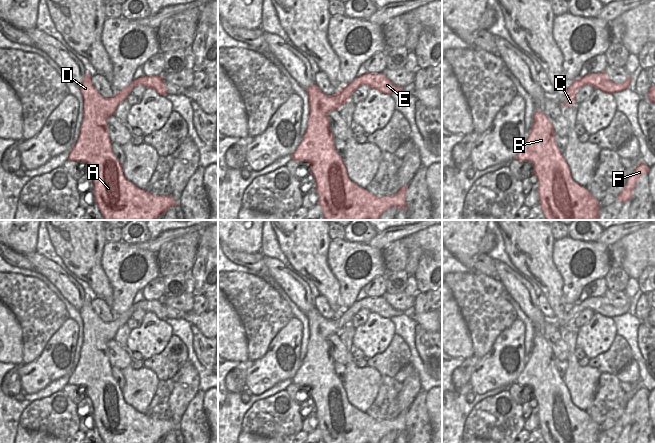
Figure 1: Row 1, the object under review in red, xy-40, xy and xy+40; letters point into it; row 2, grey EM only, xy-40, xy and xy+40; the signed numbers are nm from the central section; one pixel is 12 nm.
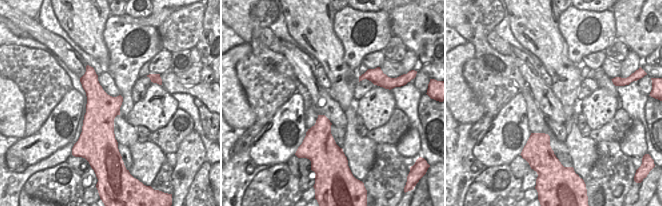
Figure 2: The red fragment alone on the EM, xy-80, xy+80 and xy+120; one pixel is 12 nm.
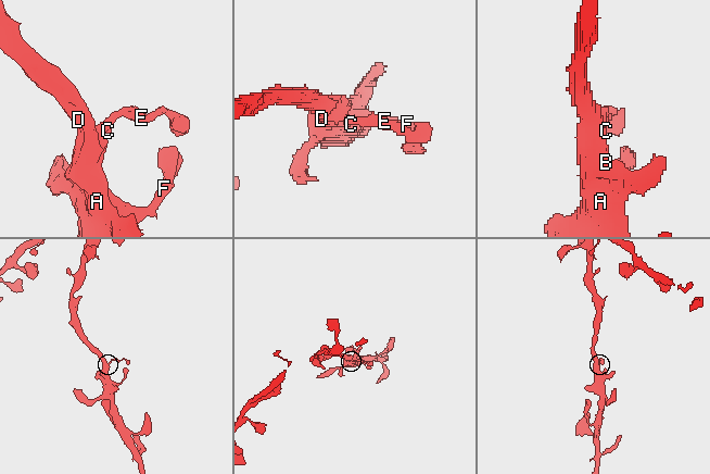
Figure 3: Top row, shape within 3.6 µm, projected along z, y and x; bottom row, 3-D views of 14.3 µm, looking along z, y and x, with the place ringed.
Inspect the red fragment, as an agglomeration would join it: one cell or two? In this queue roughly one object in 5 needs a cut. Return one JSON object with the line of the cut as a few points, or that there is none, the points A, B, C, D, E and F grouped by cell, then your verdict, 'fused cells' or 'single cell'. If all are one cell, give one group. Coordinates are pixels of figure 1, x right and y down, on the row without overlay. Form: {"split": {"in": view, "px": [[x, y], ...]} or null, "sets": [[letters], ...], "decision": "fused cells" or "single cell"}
{"split": null, "sets": [["A", "B", "C", "D", "E", "F"]], "decision": "single cell"}

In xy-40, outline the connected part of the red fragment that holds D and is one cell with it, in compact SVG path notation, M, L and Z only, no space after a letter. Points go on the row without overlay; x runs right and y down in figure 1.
M85 295L79 310L84 322L84 340L80 360L71 372L68 383L84 386L93 404L96 429L104 443L155 443L171 430L180 430L172 419L156 419L138 412L123 397L123 390L112 375L107 343L115 338L121 326L138 309L152 312L167 320L167 311L161 299L143 299L134 303L112 322L103 322L95 313L91 299Z

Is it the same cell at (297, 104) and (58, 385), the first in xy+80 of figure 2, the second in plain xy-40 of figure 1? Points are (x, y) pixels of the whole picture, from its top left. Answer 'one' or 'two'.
two

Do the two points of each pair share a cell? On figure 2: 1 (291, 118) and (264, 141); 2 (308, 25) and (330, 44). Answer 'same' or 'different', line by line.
1: same
2: same

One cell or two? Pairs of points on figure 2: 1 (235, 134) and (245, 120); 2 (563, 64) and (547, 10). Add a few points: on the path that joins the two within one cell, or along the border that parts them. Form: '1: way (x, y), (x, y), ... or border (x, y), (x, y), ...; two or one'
1: border (231, 126), (244, 130); two
2: way (551, 51), (547, 44), (547, 23); one

